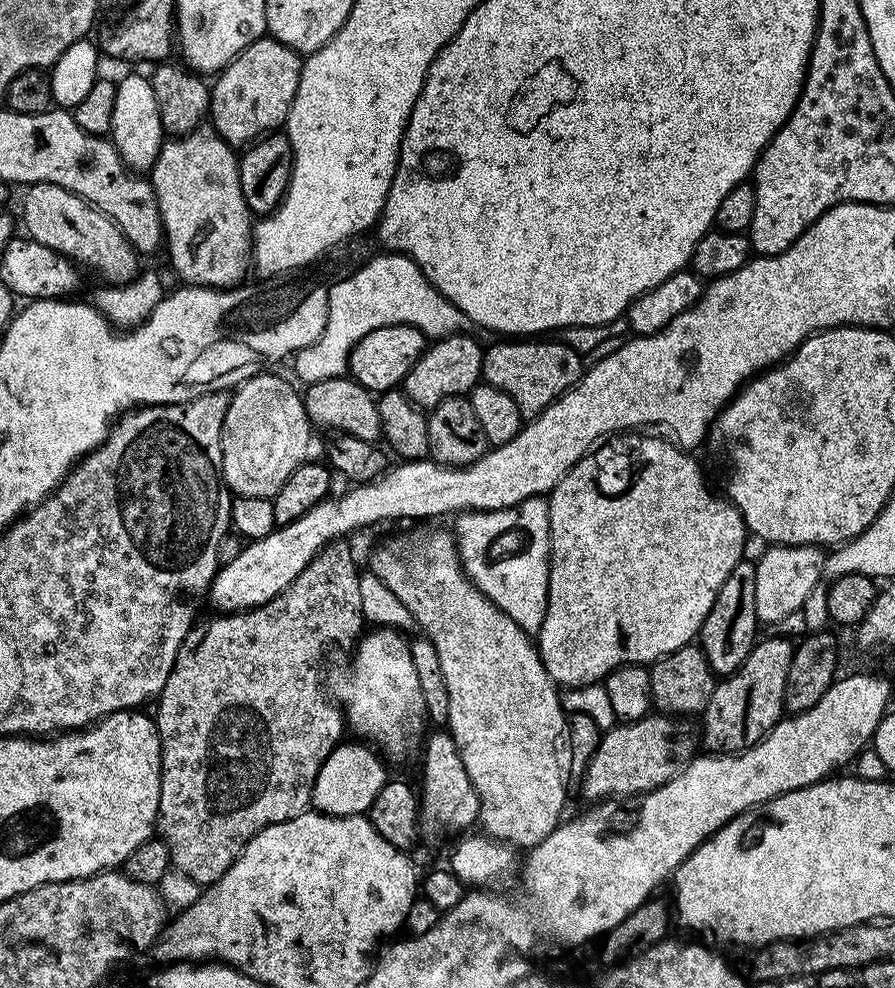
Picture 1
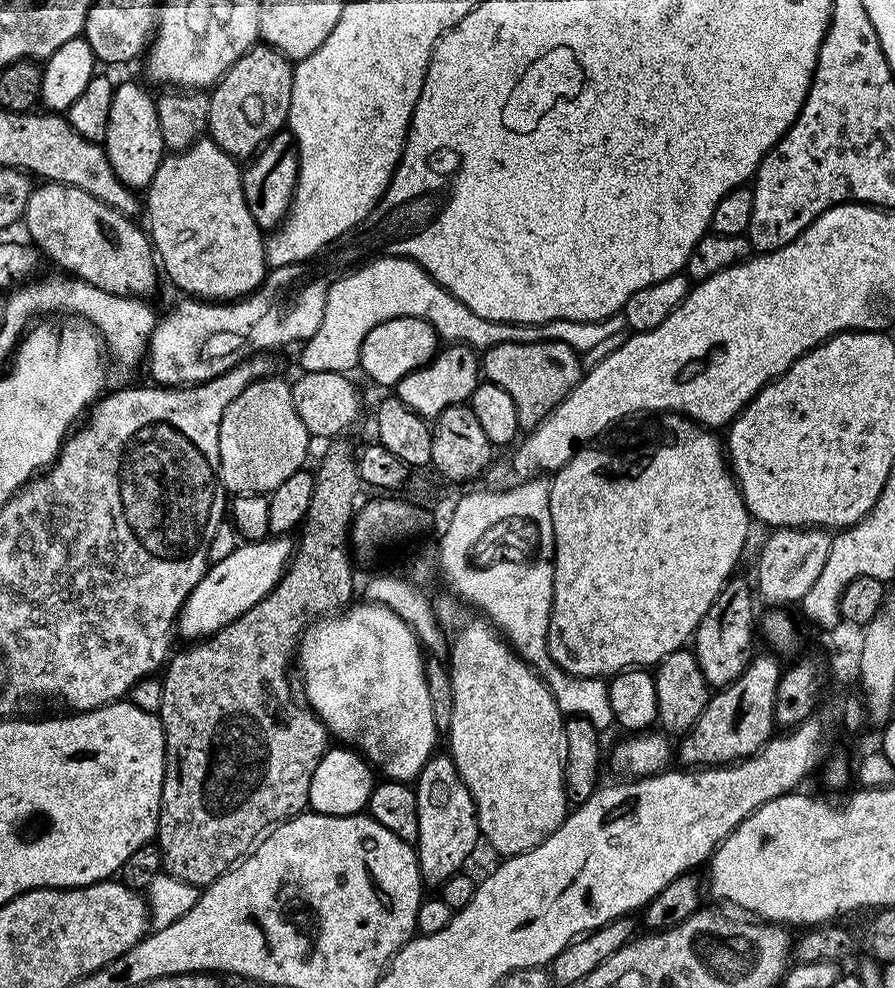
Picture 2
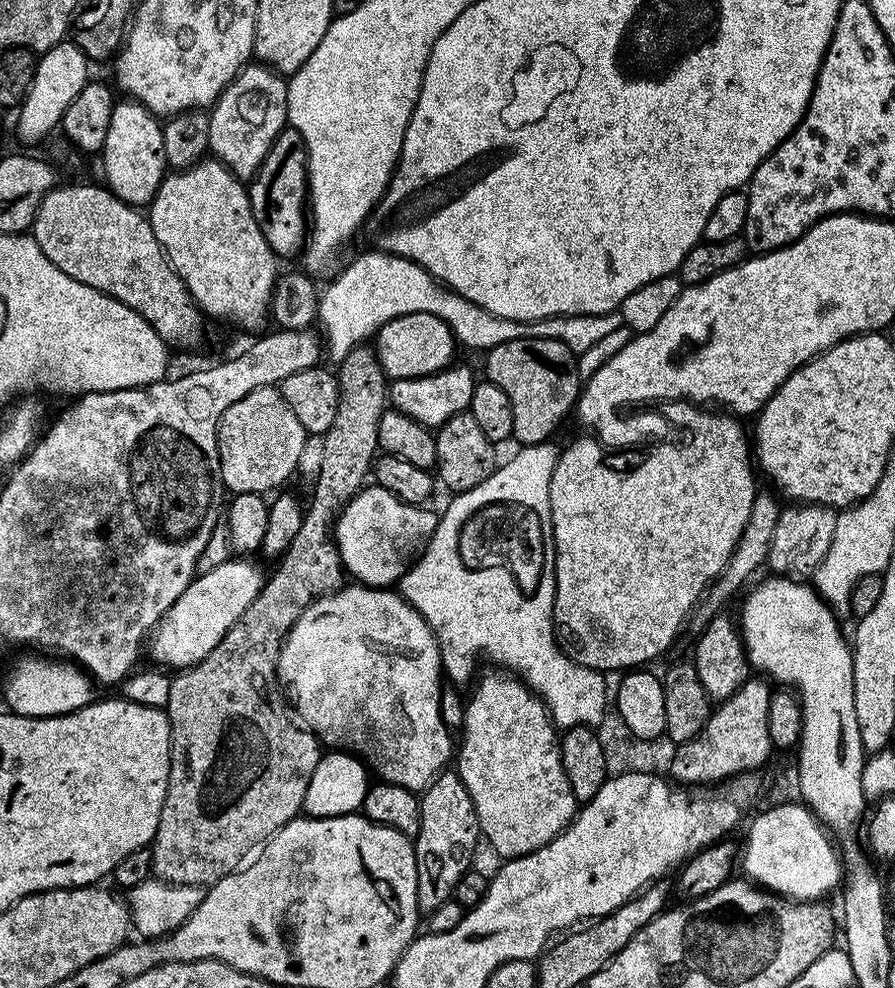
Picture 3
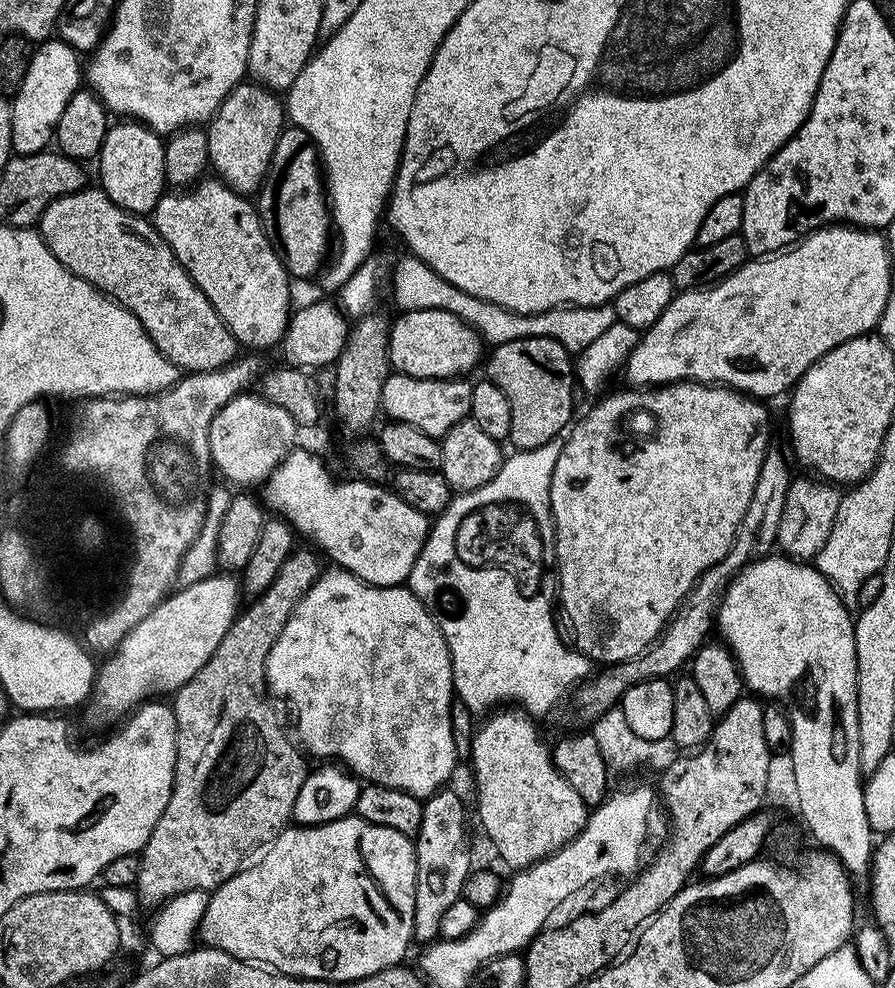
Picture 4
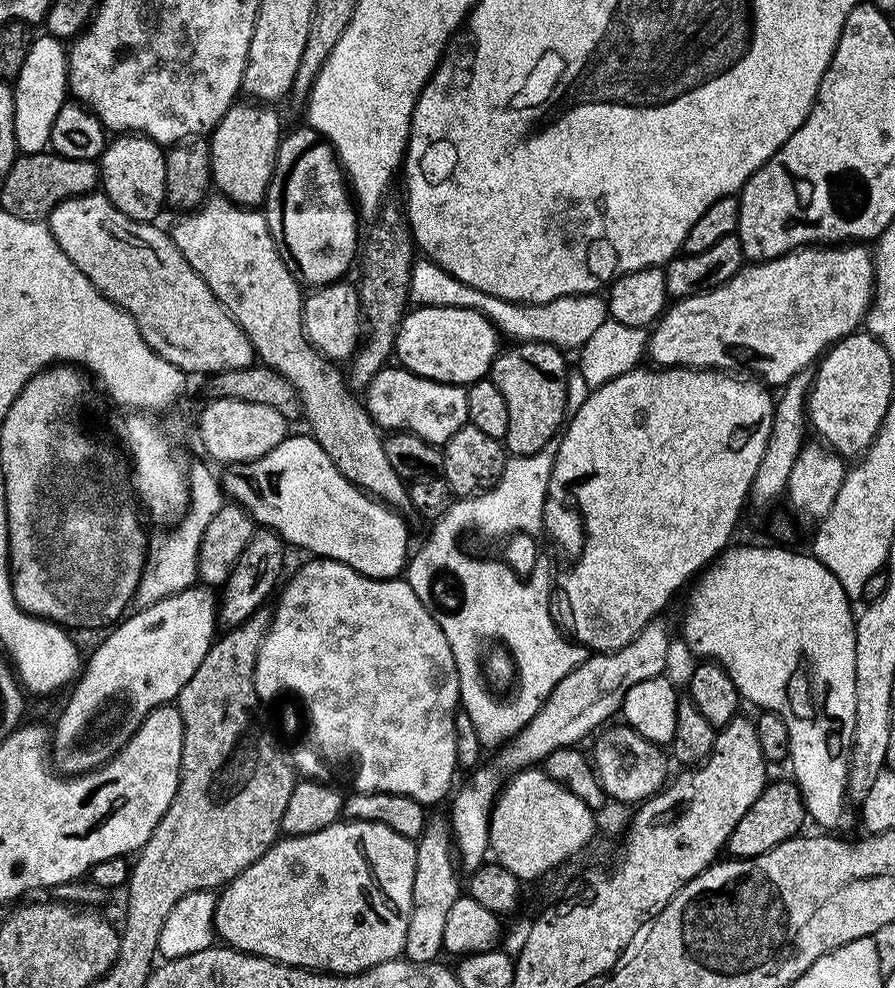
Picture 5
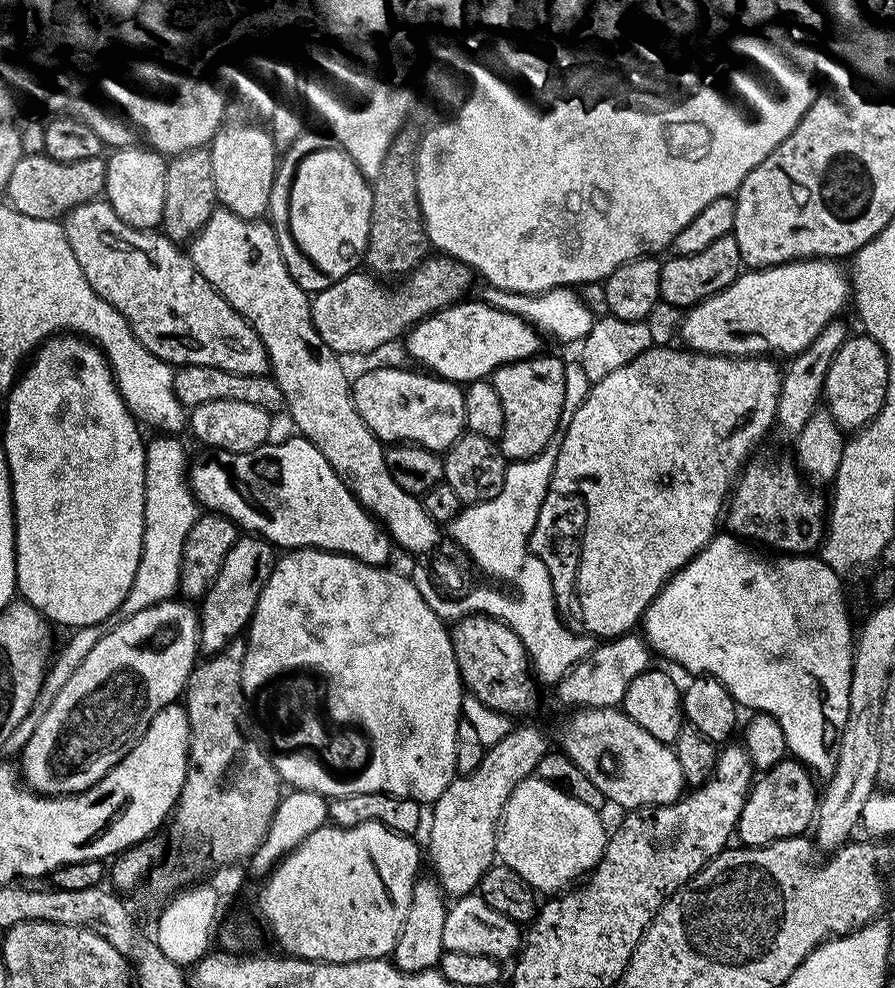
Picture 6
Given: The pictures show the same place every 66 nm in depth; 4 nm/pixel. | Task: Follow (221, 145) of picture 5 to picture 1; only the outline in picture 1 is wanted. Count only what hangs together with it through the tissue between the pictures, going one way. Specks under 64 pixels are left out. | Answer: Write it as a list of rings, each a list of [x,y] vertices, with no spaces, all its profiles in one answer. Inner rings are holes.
[[[267,34],[246,46],[221,68],[210,88],[210,124],[233,149],[240,150],[261,136],[275,133],[285,123],[298,90],[301,53]]]

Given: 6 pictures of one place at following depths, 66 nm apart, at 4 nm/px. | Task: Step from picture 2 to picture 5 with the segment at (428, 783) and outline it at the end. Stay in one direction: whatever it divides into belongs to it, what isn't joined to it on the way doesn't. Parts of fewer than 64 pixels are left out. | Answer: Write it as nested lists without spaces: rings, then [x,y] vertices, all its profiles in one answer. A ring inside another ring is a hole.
[[[429,819],[420,839],[415,841],[414,894],[410,906],[410,926],[406,926],[406,942],[403,959],[419,964],[431,964],[441,959],[444,952],[443,932],[446,918],[454,902],[462,895],[462,876],[456,873],[458,860],[454,855],[454,841],[449,825],[440,820]]]

